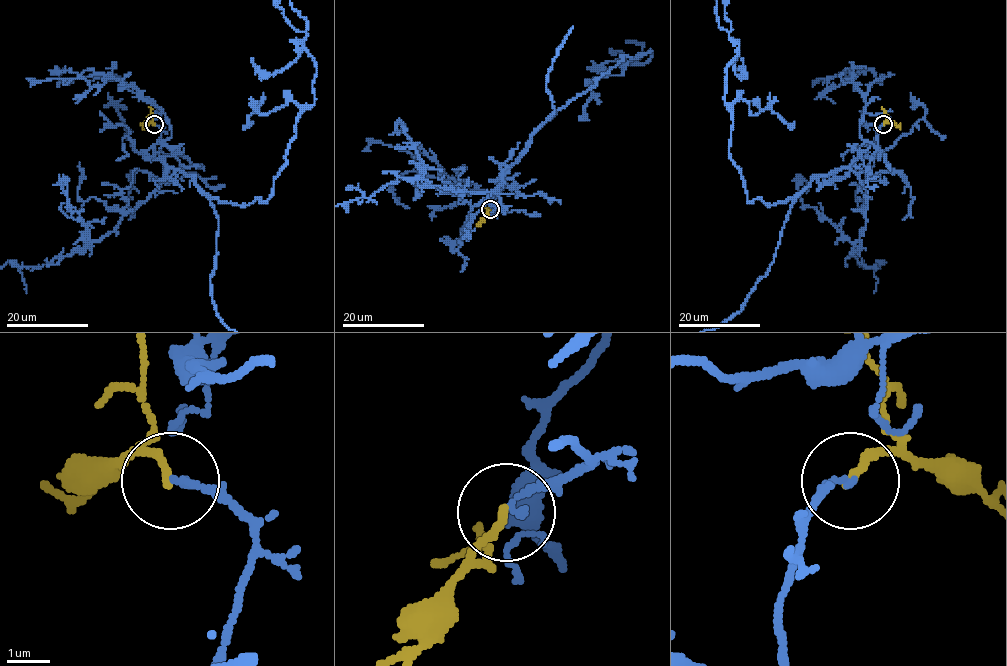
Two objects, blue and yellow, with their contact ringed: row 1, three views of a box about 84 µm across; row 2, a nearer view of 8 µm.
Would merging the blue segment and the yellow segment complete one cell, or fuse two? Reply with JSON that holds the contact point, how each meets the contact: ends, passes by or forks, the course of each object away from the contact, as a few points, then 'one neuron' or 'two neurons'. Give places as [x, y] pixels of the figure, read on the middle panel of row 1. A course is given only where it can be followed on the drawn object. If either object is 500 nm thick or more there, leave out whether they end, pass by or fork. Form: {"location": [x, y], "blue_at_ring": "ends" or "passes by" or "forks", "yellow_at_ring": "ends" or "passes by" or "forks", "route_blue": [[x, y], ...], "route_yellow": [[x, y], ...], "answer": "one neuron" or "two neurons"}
{"location": [490, 209], "blue_at_ring": "ends", "yellow_at_ring": "ends", "route_yellow": [[490, 209], [476, 226]], "answer": "two neurons"}

